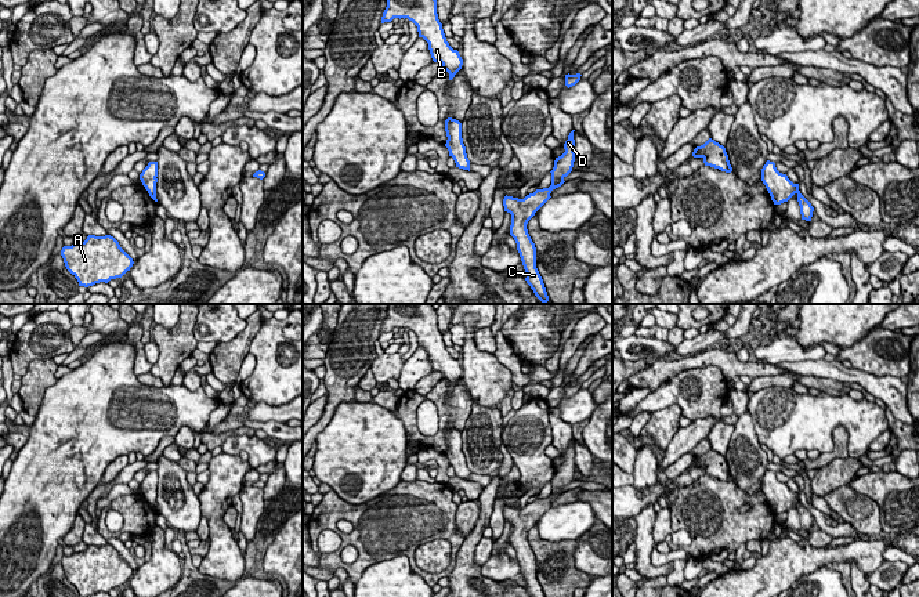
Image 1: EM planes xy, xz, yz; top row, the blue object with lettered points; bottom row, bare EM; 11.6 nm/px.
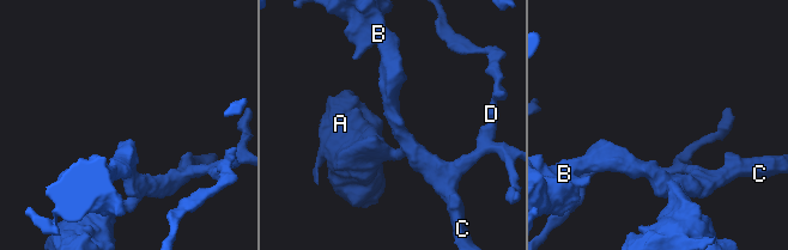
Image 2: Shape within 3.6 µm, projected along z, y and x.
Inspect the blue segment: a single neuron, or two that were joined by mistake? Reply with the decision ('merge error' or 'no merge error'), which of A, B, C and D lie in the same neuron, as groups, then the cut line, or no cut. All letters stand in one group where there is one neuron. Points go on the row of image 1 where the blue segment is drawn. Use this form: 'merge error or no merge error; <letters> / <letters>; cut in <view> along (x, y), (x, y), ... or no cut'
no merge error; A B C D; no cut

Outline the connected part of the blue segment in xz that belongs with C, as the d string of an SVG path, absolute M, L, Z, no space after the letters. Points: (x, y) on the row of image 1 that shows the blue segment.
M572 130L568 140L564 144L565 152L556 158L551 173L551 185L549 188L536 189L533 193L527 195L524 199L504 196L504 211L511 214L510 235L517 243L524 269L527 272L527 283L533 290L535 296L546 304L549 296L543 283L543 279L536 268L536 247L532 242L527 224L535 216L535 213L551 198L553 189L561 187L564 178L572 171L575 162L575 140Z

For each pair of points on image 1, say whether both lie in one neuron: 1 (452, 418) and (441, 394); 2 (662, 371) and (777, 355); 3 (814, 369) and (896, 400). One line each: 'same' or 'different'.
1: same
2: different
3: same

